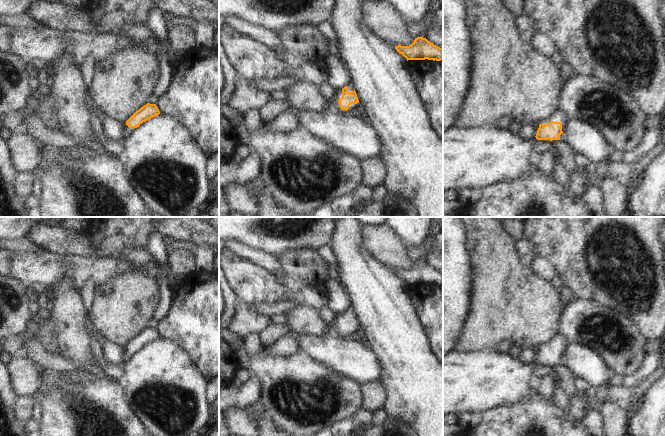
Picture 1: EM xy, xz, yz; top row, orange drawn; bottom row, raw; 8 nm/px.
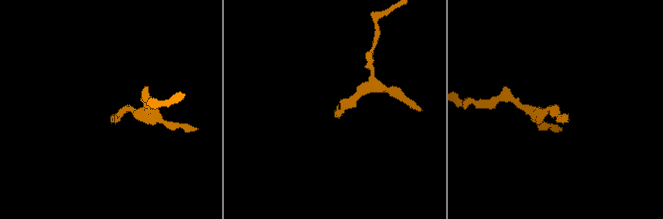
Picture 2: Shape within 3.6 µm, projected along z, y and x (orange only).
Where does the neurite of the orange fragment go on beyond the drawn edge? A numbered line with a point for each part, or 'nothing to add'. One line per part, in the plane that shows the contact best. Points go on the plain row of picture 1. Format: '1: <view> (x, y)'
1: yz (558, 340)

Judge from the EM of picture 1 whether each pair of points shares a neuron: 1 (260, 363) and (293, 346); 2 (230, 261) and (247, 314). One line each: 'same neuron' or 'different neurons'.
1: different neurons
2: different neurons

